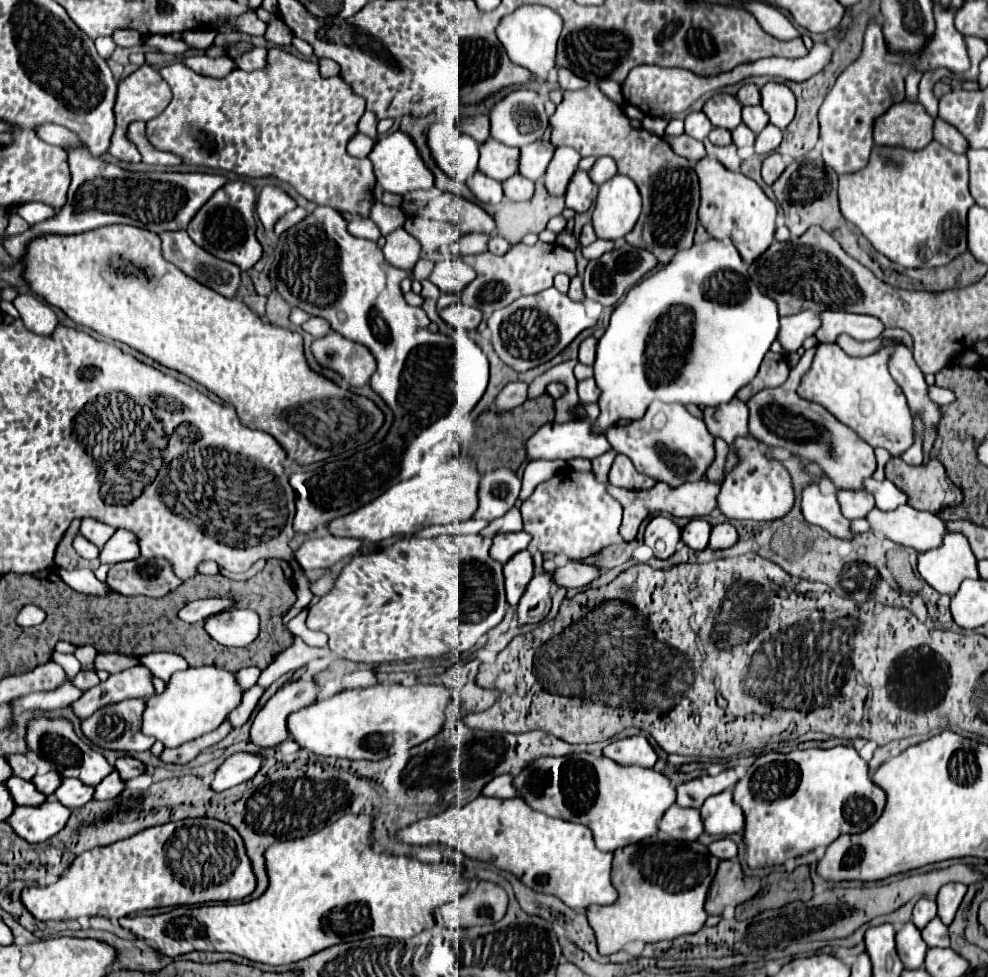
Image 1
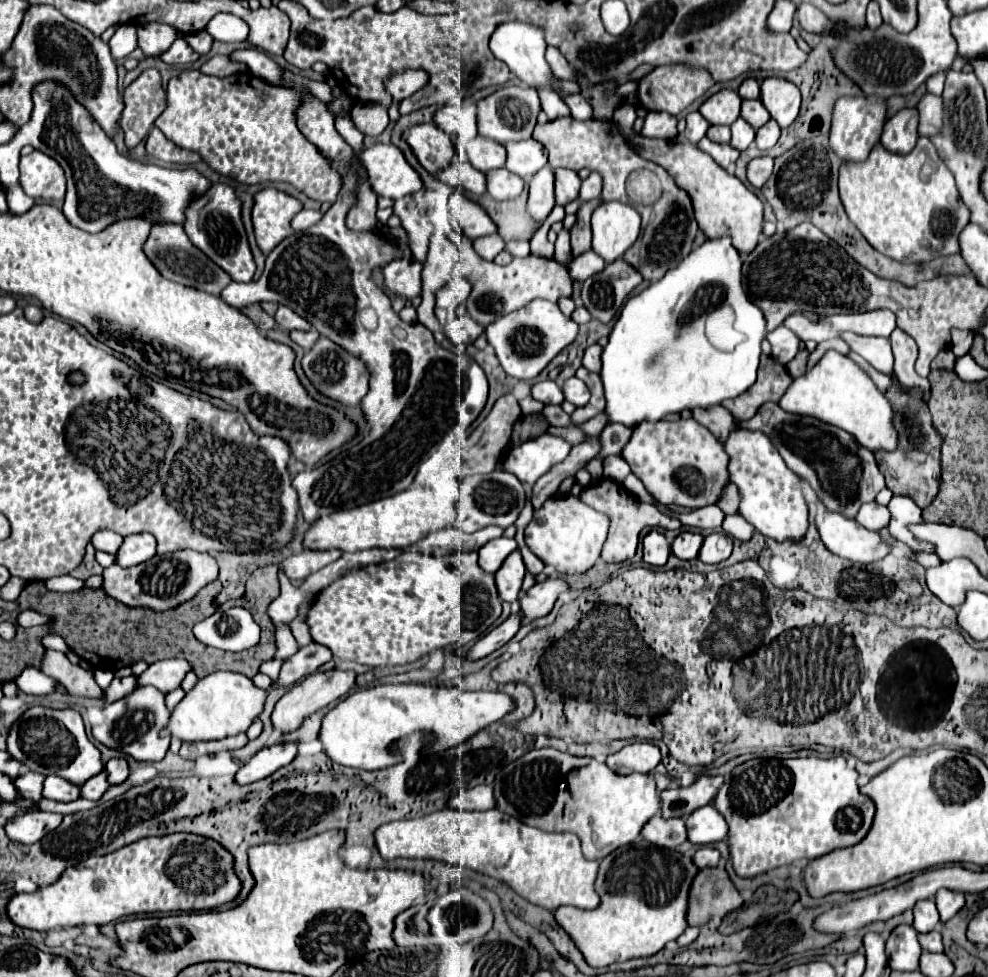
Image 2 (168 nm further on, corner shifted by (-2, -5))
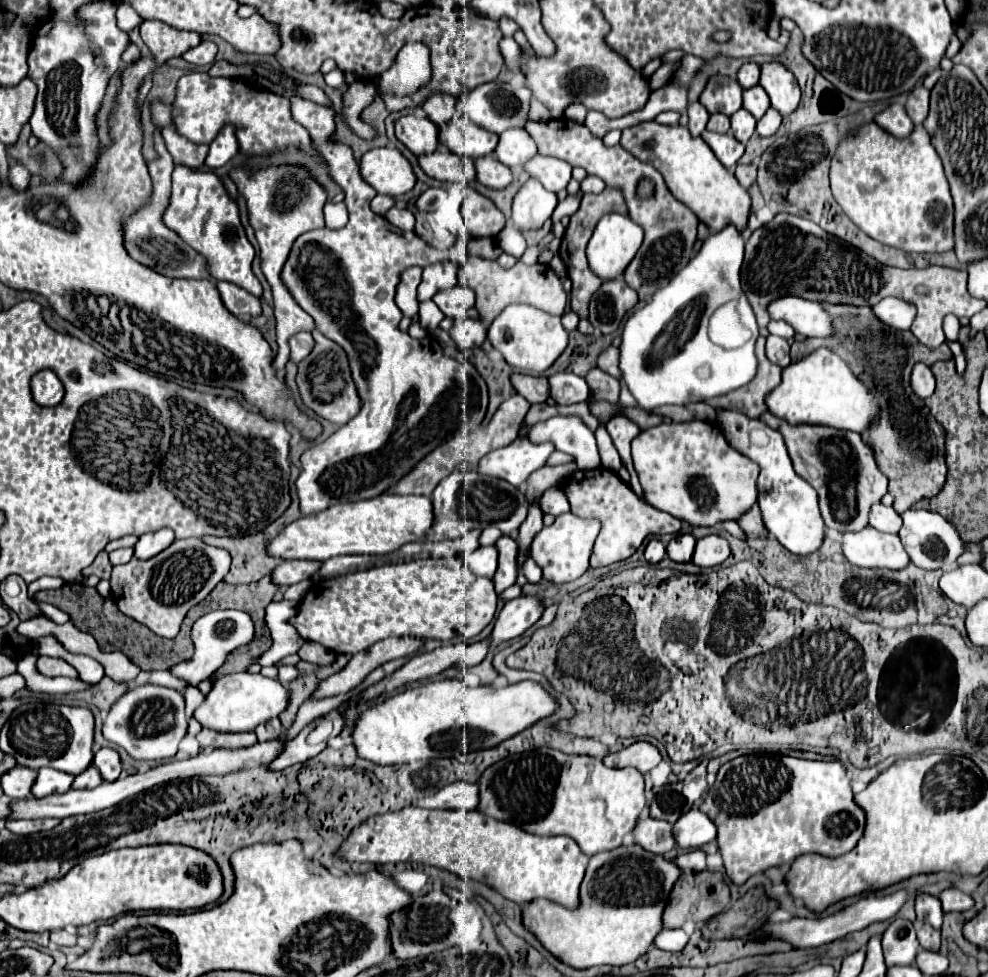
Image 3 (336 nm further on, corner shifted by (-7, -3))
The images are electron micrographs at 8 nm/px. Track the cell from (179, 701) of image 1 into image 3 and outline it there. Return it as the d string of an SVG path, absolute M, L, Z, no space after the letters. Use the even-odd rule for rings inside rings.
M238 672L226 674L214 680L212 690L206 694L204 702L194 710L194 718L202 724L202 728L220 730L220 732L252 732L258 724L276 718L288 702L288 688L280 682L266 678L262 674Z

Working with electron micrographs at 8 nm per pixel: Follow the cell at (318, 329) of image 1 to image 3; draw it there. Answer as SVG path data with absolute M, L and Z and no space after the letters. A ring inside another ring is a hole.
M300 332L300 334L294 334L288 340L288 344L290 344L290 358L294 362L300 362L300 360L304 360L312 352L314 338L312 338L310 332Z

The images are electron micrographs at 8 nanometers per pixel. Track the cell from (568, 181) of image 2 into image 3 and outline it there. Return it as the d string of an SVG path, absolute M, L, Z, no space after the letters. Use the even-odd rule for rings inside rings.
M538 156L538 158L532 158L524 170L538 178L546 190L550 192L560 192L560 190L566 190L568 182L572 180L572 166L568 166L568 162L564 160L556 160L556 158L550 158L550 156Z

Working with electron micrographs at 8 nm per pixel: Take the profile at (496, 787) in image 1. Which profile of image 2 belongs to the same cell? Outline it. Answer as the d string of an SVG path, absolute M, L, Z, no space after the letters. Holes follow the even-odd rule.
M475 786L475 788L455 794L449 800L449 808L455 808L455 810L491 810L495 808L491 786Z

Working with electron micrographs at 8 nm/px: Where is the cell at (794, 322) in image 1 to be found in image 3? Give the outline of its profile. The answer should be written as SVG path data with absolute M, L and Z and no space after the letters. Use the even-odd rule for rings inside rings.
M768 336L766 356L778 366L788 366L790 364L790 344L788 344L788 340L786 338L776 338L776 336Z

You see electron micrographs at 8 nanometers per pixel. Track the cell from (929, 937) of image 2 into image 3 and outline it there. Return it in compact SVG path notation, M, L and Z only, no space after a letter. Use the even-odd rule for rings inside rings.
M922 924L918 928L918 940L920 940L920 946L926 950L932 950L932 952L940 950L940 930L934 930L928 924Z

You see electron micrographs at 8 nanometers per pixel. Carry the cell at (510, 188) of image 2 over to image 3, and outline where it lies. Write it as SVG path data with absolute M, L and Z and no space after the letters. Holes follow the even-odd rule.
M494 156L476 160L476 178L480 184L484 184L492 190L502 190L508 184L512 184L512 180L514 180L512 170L508 170L508 166L500 164Z

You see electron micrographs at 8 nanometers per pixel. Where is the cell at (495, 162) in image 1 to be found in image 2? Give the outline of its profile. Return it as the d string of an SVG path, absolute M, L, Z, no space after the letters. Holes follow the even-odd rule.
M477 134L467 144L467 158L481 172L487 172L491 168L503 168L505 166L505 148L499 142Z

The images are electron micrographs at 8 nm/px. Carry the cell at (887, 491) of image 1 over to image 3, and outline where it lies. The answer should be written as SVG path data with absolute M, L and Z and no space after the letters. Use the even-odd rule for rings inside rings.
M906 510L900 514L904 524L898 532L904 548L908 550L910 554L910 560L924 568L924 570L936 570L936 568L942 568L946 564L954 564L956 558L964 552L964 542L960 540L956 528L944 520L940 514L936 512L930 512L930 510Z

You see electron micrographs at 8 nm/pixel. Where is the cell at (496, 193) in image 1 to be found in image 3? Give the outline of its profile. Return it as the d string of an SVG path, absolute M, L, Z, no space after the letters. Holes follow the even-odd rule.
M440 146L434 154L418 156L422 170L440 182L476 182L476 166L472 160L464 160Z

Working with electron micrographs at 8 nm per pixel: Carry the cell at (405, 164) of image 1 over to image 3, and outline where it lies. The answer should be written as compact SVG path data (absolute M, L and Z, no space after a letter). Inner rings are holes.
M372 148L360 160L360 172L364 180L386 196L402 196L416 184L416 174L410 162L398 148Z

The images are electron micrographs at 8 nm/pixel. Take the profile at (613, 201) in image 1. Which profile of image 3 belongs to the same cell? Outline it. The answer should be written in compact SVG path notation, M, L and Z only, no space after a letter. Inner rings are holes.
M610 212L604 214L600 218L600 222L596 224L596 230L588 242L588 262L590 268L596 276L600 276L602 280L612 280L616 276L620 276L626 266L630 264L630 260L634 258L634 254L638 252L638 248L642 246L644 240L644 230L628 216L628 214L618 214L618 212Z

